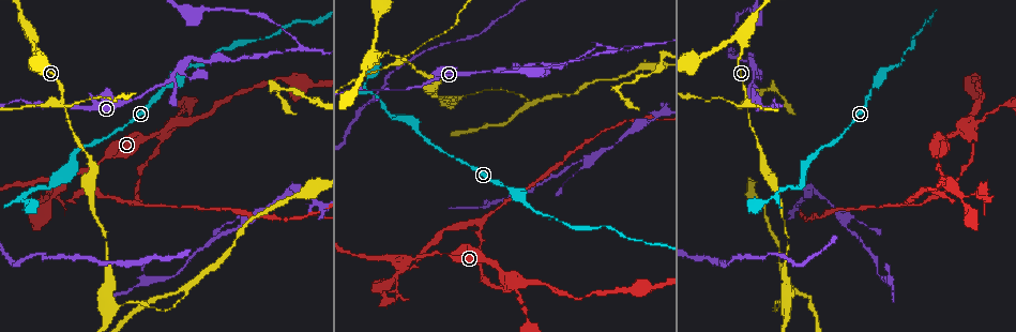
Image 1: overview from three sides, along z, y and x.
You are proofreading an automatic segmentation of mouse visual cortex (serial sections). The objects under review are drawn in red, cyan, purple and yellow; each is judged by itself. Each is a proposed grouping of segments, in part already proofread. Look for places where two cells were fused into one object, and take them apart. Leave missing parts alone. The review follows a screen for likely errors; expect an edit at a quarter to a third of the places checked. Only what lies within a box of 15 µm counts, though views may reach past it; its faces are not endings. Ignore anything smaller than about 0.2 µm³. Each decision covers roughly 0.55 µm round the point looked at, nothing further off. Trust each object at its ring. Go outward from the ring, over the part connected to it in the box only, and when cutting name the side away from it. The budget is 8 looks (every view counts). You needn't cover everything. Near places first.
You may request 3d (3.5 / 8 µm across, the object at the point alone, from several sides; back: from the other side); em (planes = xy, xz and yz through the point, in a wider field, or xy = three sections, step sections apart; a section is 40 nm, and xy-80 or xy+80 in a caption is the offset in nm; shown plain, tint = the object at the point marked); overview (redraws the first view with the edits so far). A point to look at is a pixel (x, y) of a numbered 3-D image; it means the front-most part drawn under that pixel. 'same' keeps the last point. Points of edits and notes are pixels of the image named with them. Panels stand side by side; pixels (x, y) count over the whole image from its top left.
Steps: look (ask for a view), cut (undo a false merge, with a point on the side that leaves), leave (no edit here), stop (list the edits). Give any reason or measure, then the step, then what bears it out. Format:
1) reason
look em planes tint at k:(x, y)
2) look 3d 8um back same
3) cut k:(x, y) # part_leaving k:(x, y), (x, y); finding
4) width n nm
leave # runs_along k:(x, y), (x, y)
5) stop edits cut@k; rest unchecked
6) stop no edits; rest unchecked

four-way junction
look 3d 3.5um at 1:(61, 99)

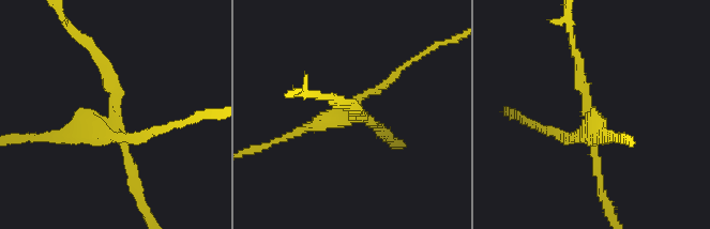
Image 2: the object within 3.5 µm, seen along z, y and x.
now the EM
look em xy step 5 tint at 2:(358, 112)

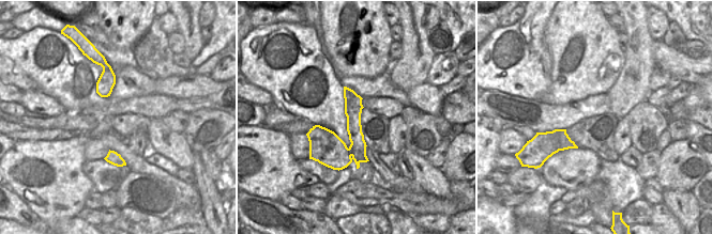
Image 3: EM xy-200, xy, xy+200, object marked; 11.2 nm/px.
look em planes tint same

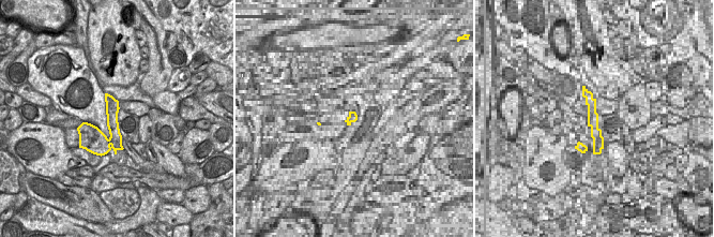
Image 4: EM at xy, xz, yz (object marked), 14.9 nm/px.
width 190 nm
cut 2:(306, 126) # border 4:(108, 139), (111, 144); two cells meet here

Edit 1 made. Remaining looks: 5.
redraw
look overview

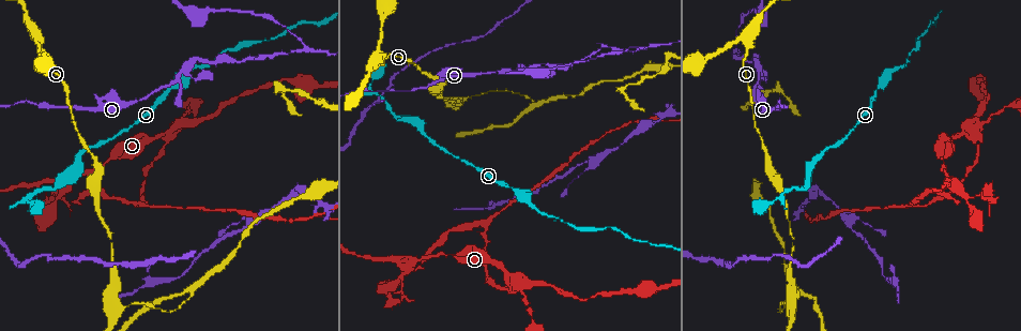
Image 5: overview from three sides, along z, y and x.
abrupt turn
look 3d 3.5um at 5:(372, 90)

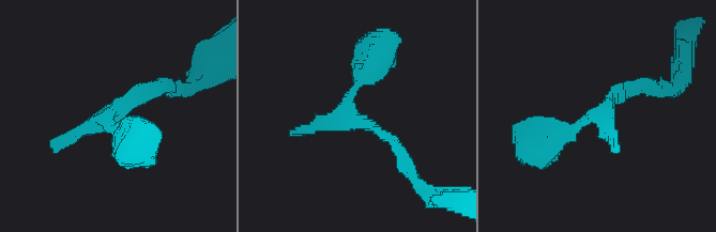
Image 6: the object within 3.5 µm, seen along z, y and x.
look em xy step 3 tint at 6:(349, 106)

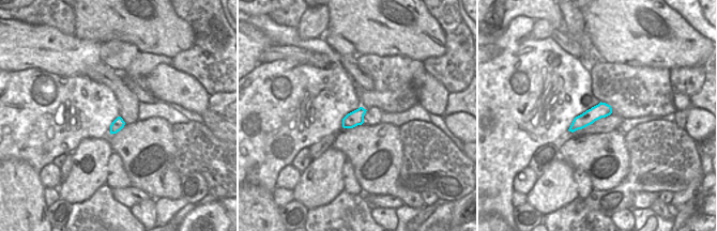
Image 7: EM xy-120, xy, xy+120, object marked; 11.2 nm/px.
look em xy step 1 tint same

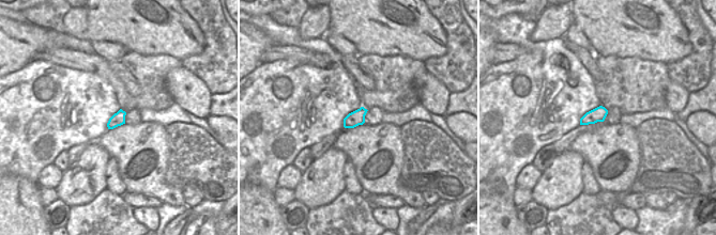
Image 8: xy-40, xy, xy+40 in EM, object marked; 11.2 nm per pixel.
leave # runs_along 6:(633, 86), (539, 145); one cell here

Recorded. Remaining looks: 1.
stop edits cut@2; rest unchecked

